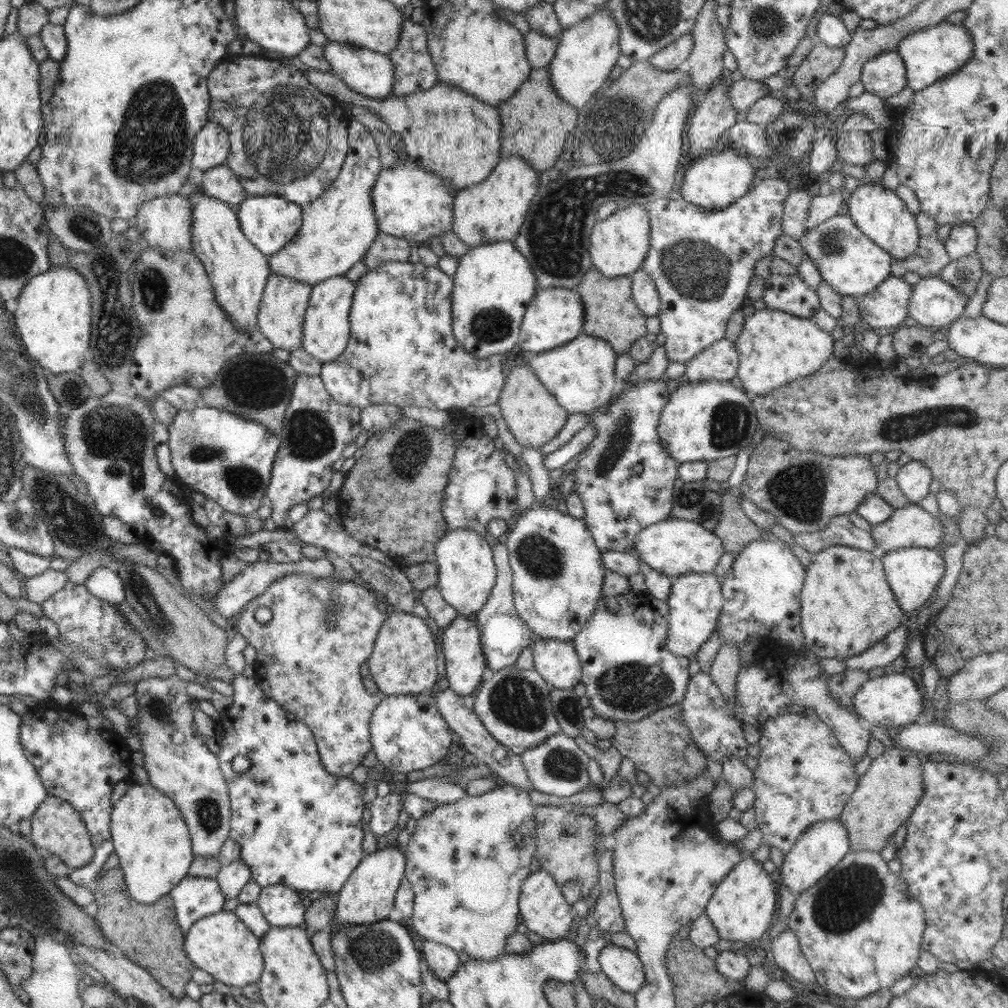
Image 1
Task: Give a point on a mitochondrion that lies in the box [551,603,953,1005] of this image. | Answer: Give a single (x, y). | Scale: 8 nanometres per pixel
(851, 895)

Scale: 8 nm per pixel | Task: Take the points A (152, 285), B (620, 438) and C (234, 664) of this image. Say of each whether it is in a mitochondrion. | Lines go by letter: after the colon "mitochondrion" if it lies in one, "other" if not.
A: mitochondrion
B: mitochondrion
C: other

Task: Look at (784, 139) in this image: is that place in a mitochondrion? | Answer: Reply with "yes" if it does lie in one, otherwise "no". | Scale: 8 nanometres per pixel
yes

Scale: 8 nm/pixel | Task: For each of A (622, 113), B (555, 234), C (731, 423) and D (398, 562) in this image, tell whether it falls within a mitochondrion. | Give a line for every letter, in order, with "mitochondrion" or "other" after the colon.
A: mitochondrion
B: mitochondrion
C: mitochondrion
D: other

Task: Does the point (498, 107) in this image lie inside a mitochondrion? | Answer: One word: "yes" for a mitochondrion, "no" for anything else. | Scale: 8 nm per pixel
no

